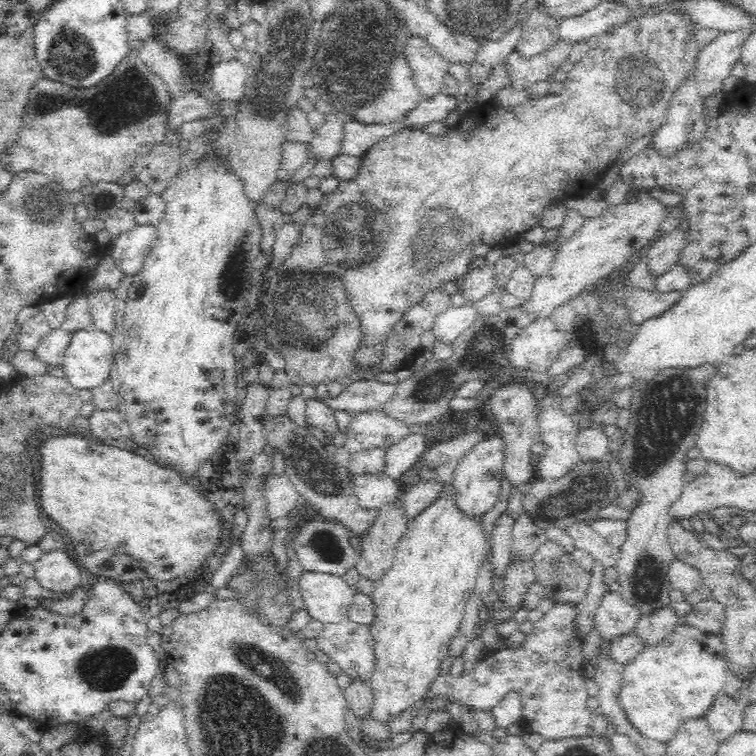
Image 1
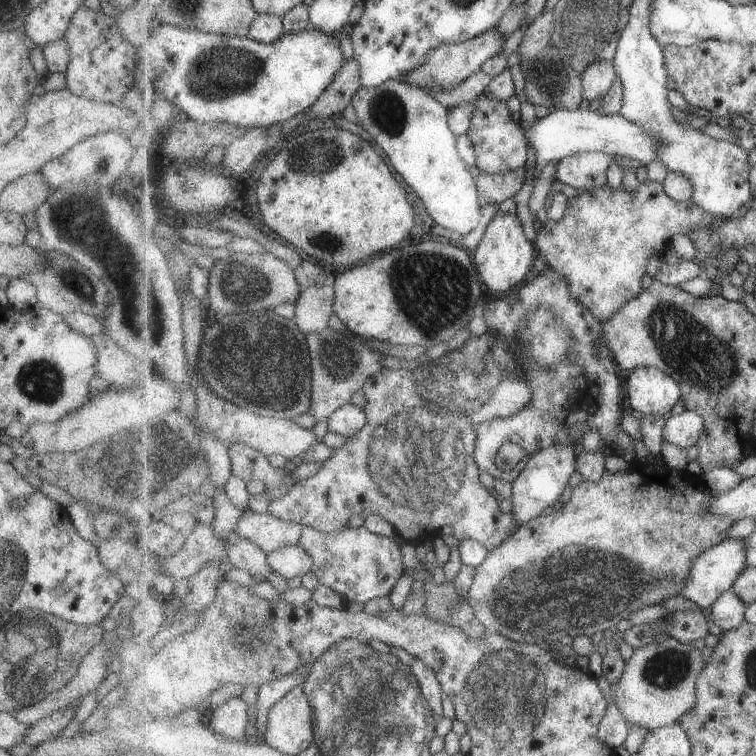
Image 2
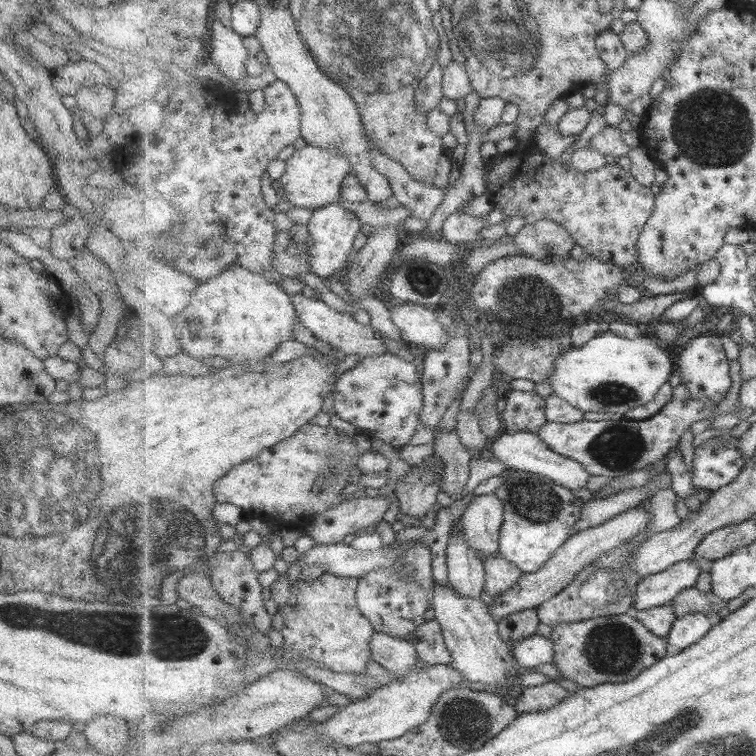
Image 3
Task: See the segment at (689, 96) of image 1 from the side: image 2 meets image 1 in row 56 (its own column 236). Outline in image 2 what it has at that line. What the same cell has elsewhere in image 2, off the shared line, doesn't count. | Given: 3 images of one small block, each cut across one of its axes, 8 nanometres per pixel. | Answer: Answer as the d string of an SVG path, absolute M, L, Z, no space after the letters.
M235 697L213 712L206 721L215 733L241 741L242 738L248 738L245 732L250 708L243 698Z

